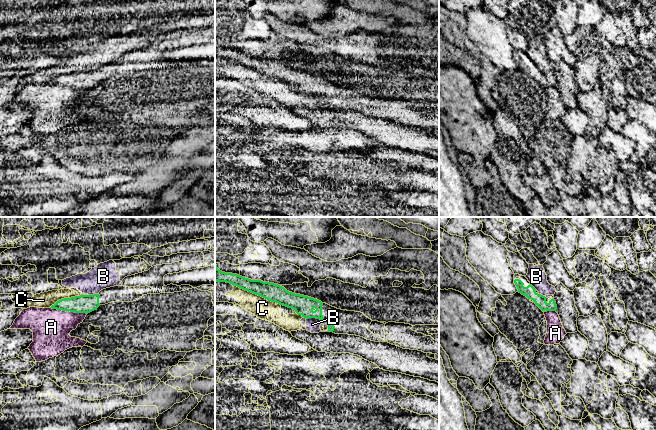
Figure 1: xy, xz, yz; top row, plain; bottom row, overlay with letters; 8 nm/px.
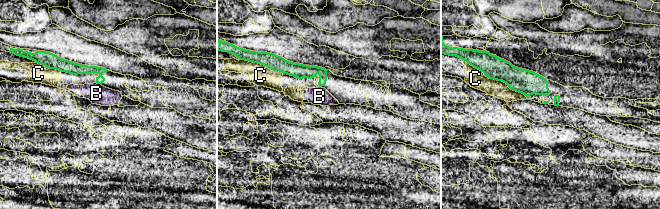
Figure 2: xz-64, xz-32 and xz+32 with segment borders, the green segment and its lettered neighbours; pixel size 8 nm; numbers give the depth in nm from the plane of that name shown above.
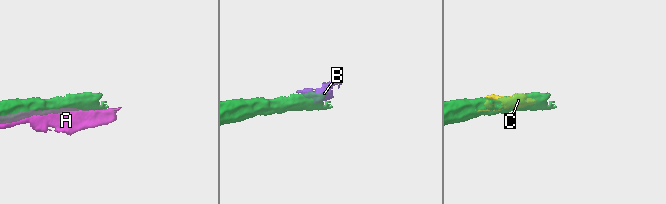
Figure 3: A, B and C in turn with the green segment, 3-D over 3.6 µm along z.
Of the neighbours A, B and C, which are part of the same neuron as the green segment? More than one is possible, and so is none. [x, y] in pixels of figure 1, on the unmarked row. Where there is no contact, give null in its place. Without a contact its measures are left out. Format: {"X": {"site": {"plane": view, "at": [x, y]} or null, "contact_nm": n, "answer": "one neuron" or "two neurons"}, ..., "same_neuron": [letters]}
{"A": {"site": {"plane": "xy", "at": [68, 86]}, "contact_nm": 300, "answer": "two neurons"}, "B": {"site": {"plane": "xz", "at": [314, 93]}, "contact_nm": 140, "answer": "two neurons"}, "C": {"site": {"plane": "xz", "at": [257, 70]}, "contact_nm": 420, "answer": "two neurons"}, "same_neuron": []}

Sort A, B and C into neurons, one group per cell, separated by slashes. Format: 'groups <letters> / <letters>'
groups A / B C

